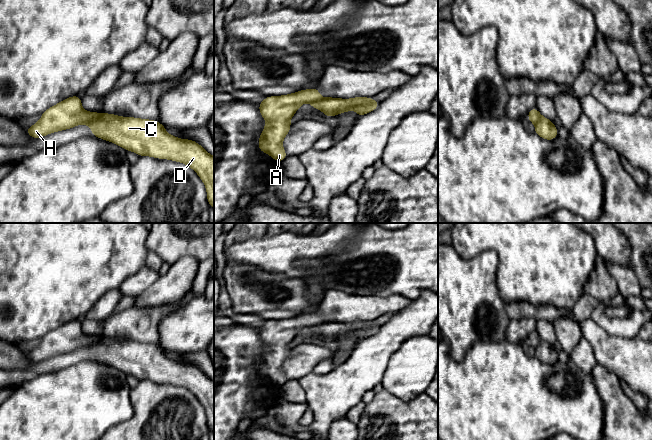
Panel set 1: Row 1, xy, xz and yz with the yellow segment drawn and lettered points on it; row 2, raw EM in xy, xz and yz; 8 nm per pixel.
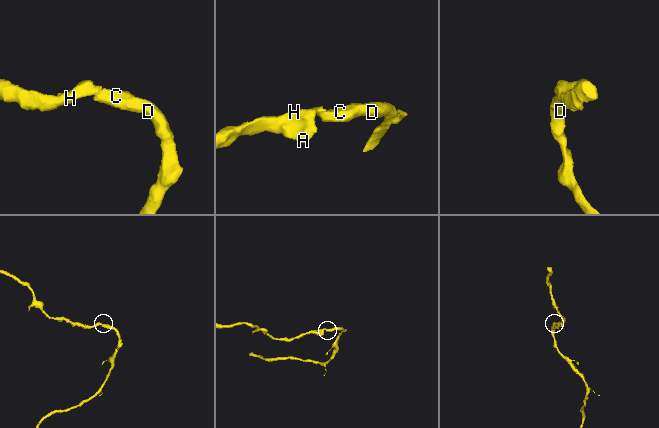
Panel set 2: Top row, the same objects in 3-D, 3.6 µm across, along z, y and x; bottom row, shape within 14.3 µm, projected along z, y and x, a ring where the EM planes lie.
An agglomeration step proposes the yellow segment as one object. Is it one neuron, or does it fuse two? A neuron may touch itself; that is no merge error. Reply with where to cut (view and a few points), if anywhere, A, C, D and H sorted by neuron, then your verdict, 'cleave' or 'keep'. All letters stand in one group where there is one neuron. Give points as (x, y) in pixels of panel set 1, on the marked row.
xy (100, 113), (85, 124) | A H / C D | cleave

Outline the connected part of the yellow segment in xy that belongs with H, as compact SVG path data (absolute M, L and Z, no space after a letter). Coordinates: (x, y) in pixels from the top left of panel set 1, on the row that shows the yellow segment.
M78 95L71 96L51 106L41 114L38 122L25 128L33 139L71 129L78 125L92 121L98 112L89 112L83 109L82 99Z

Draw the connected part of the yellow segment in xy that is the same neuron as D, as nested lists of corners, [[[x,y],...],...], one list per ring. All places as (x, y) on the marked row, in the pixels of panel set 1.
[[[106,112],[98,114],[92,121],[85,125],[91,127],[91,136],[112,142],[126,151],[134,152],[139,157],[149,156],[156,159],[167,159],[189,166],[204,183],[208,204],[214,209],[214,156],[208,153],[196,141],[181,139],[168,134],[166,127],[156,120],[123,117]]]

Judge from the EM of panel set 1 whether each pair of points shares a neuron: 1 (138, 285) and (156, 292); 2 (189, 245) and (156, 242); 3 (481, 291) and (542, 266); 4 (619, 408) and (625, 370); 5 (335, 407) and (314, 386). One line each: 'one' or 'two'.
1: two
2: one
3: two
4: two
5: one

